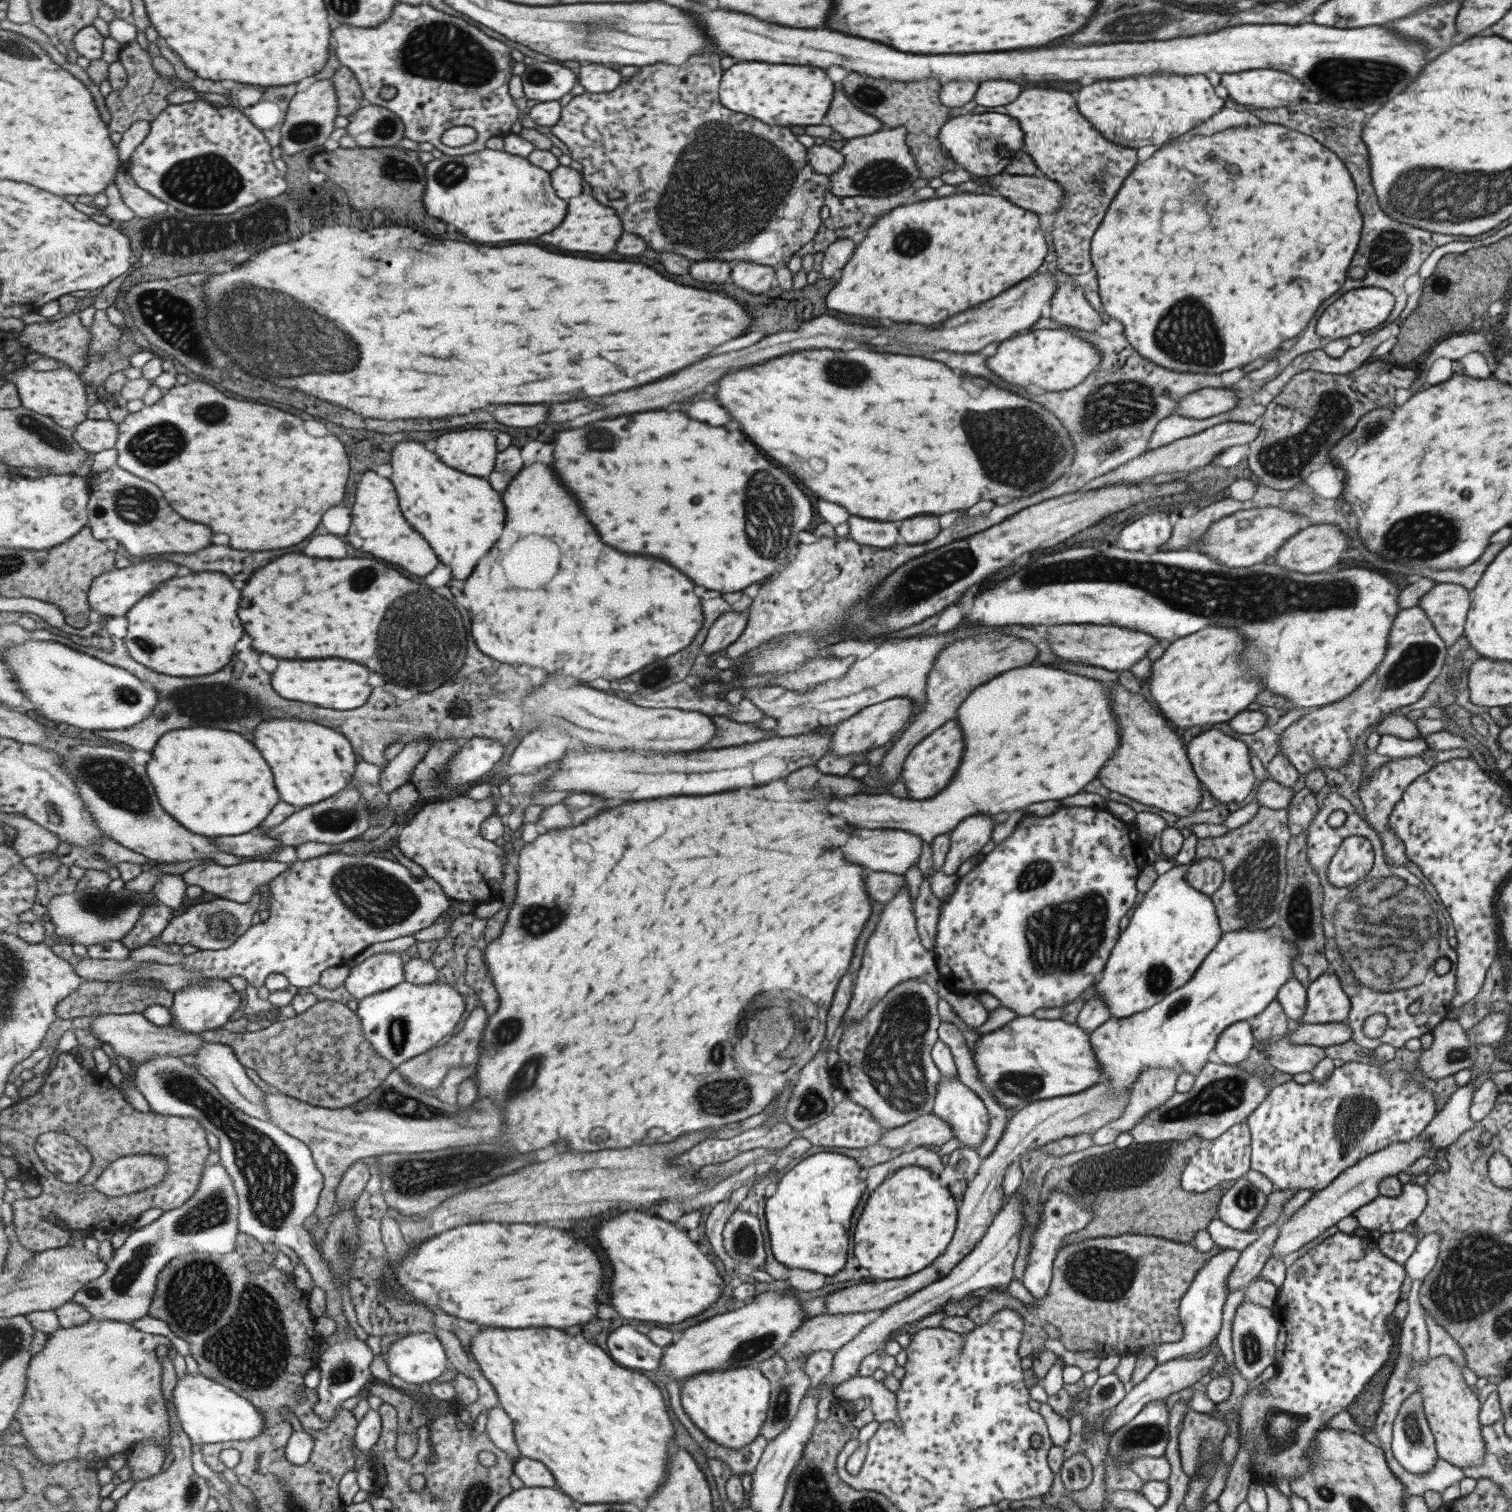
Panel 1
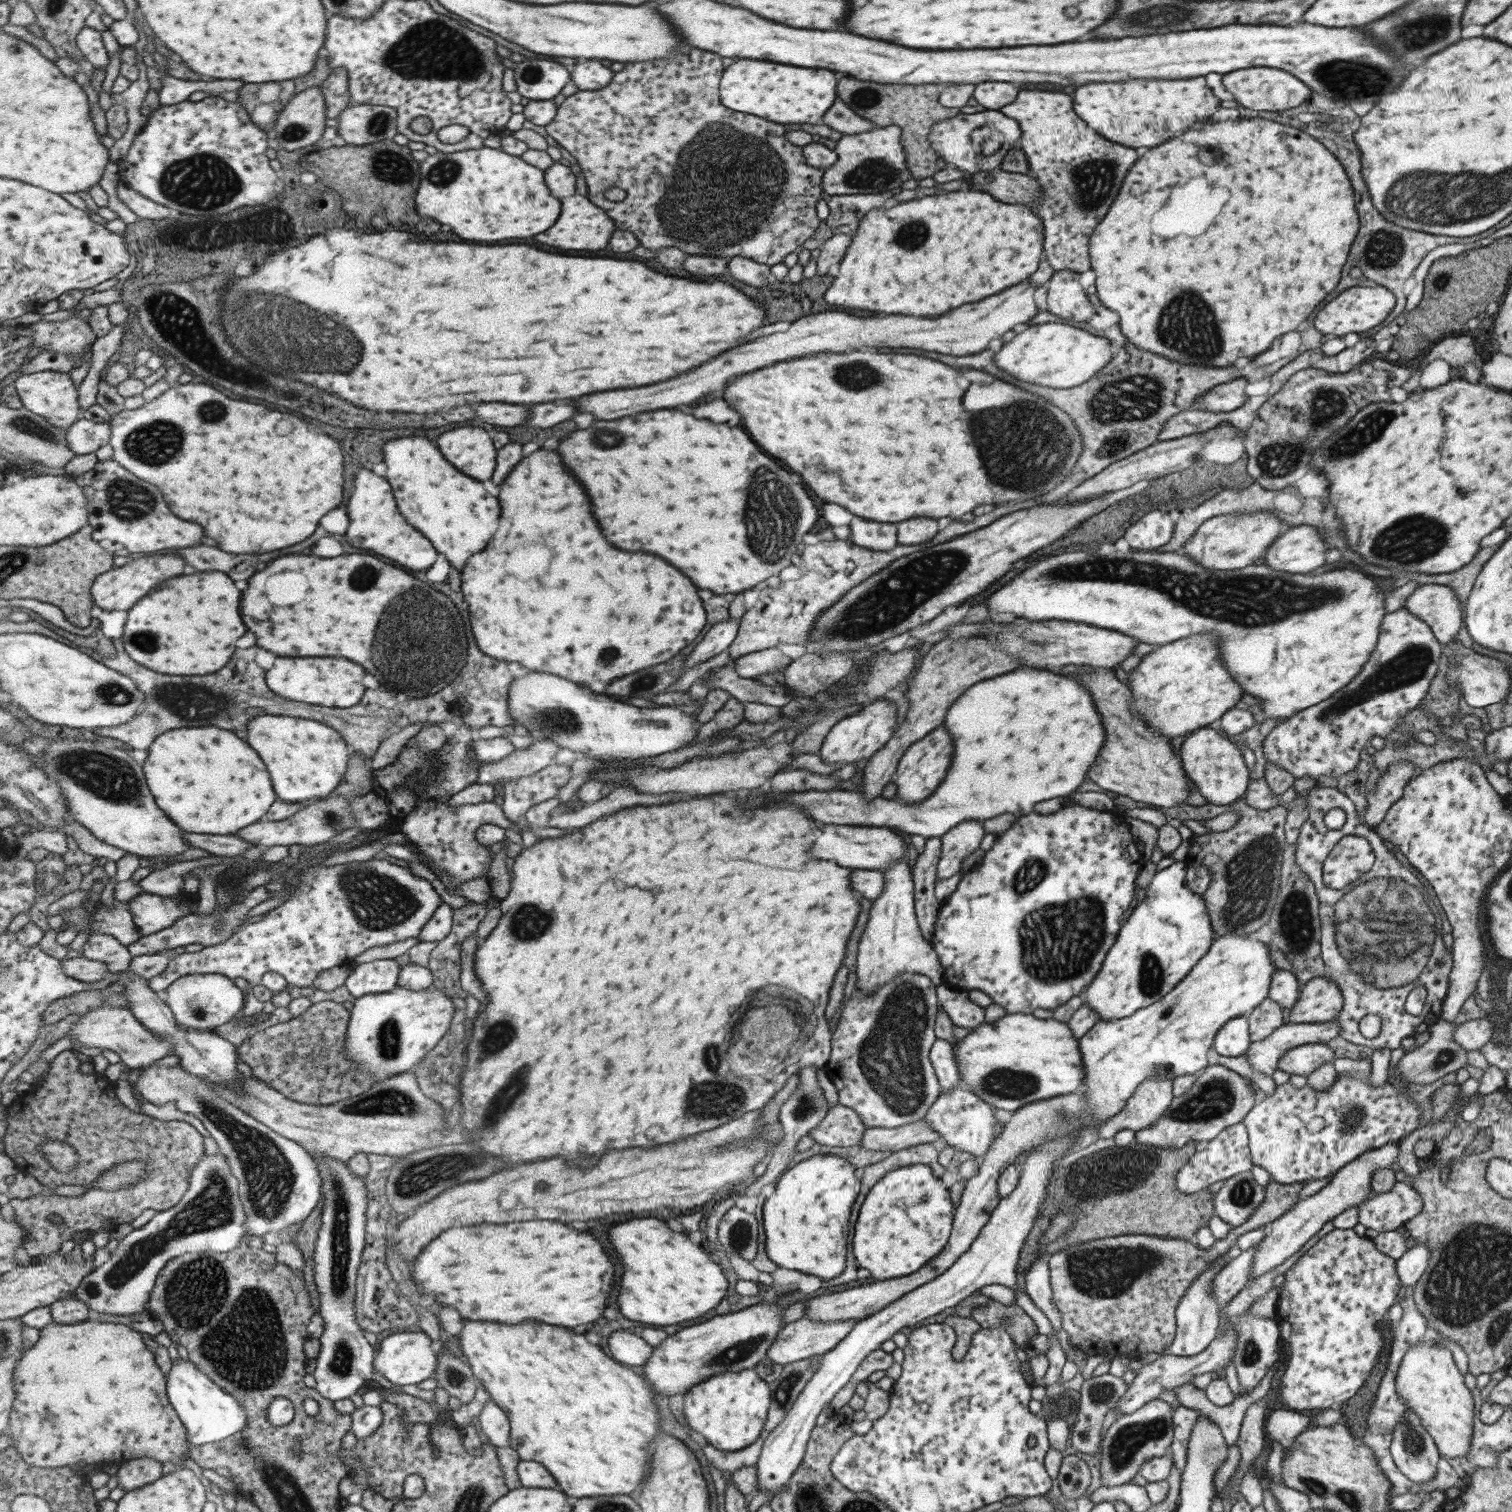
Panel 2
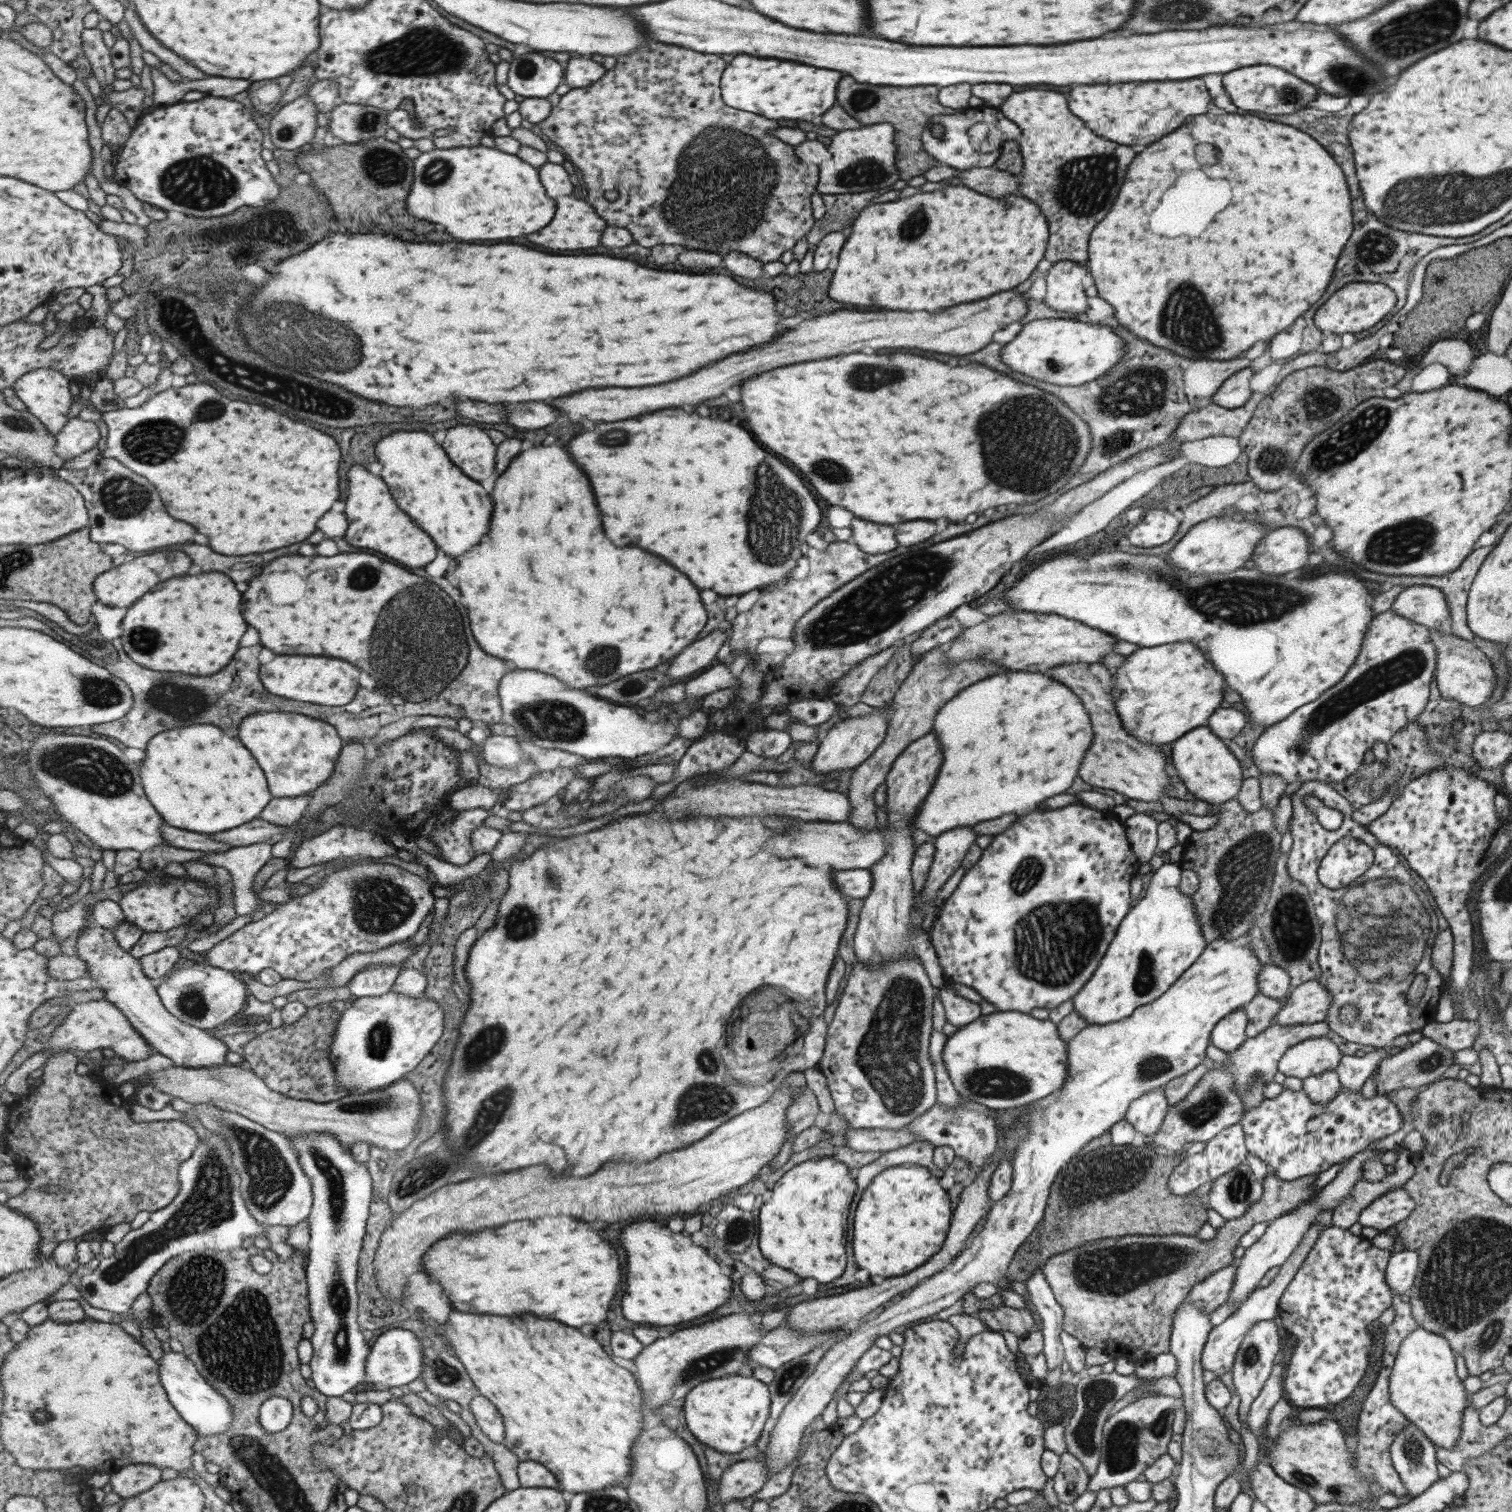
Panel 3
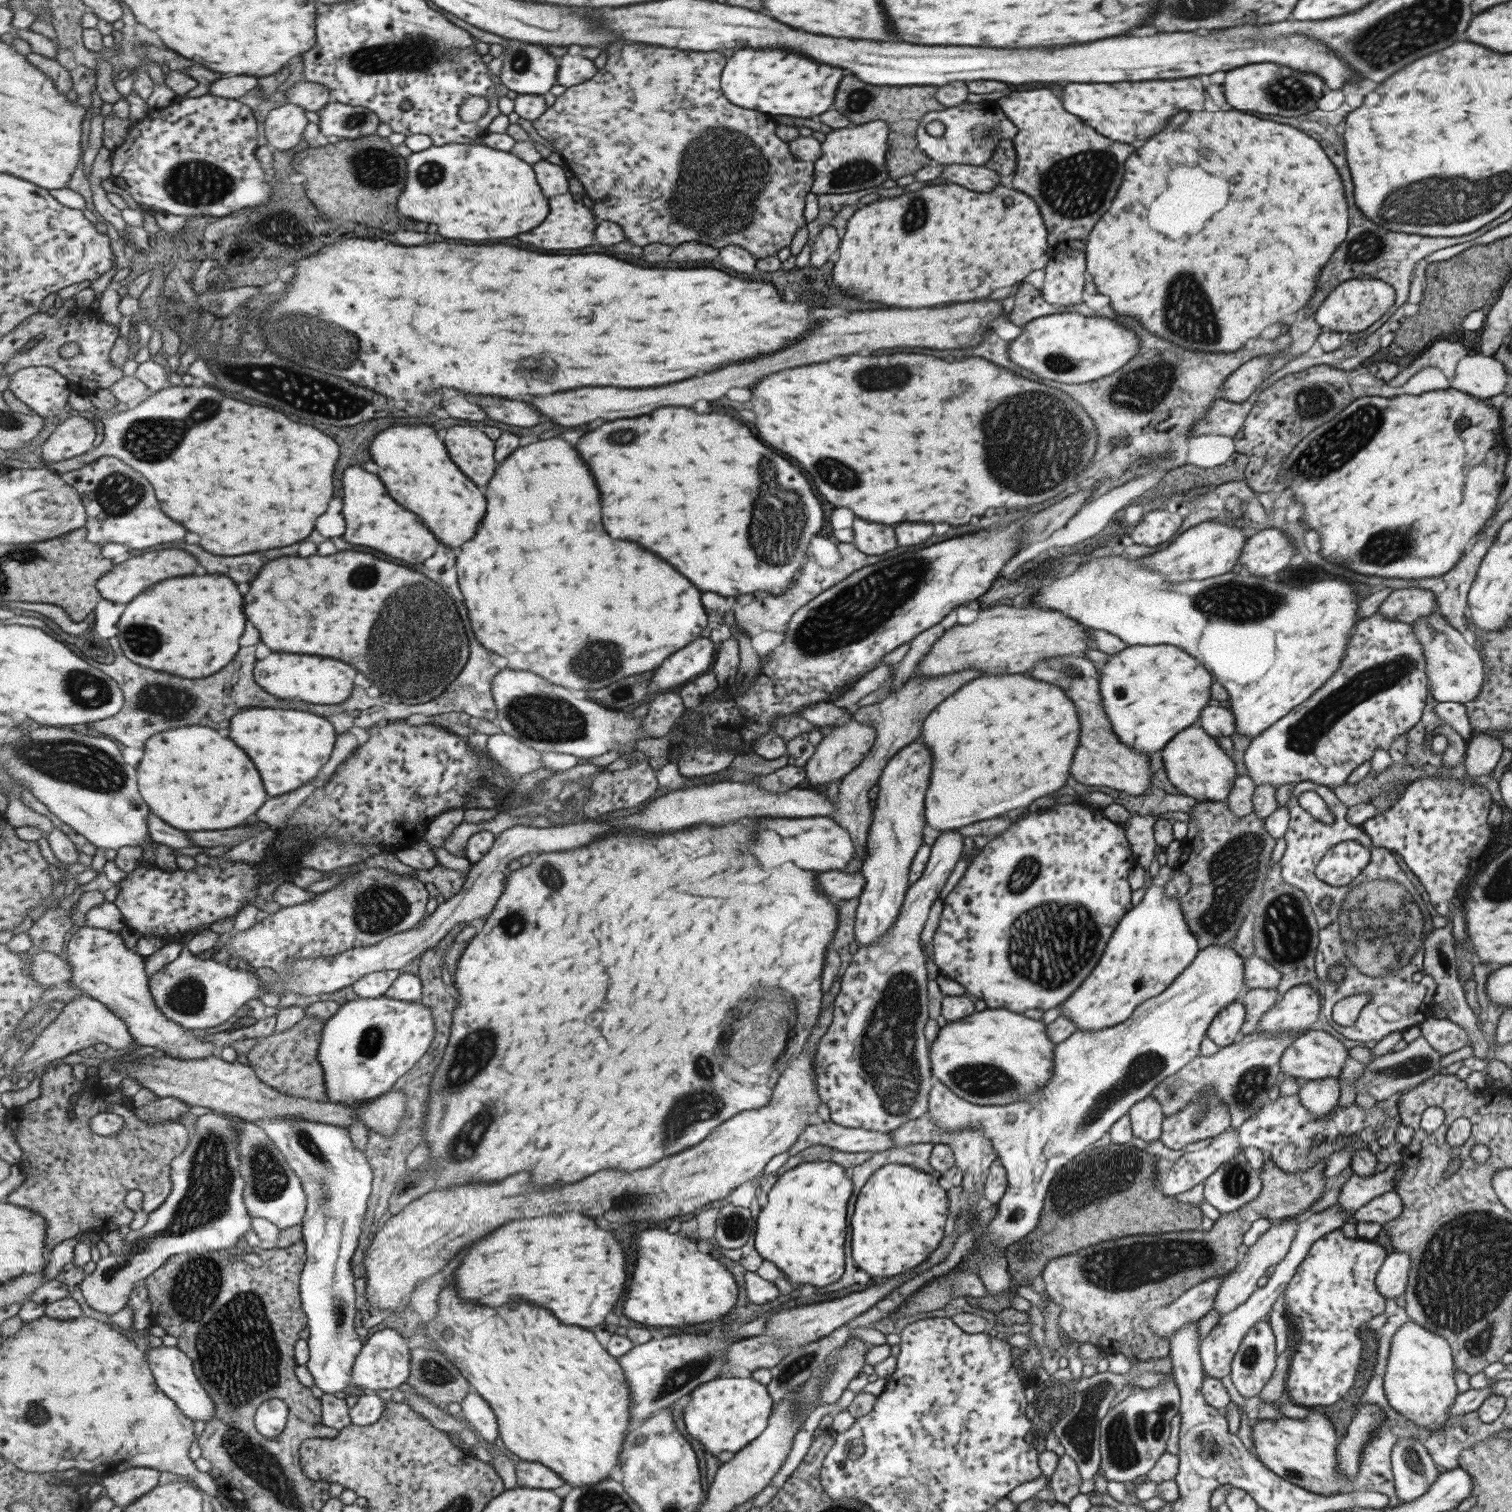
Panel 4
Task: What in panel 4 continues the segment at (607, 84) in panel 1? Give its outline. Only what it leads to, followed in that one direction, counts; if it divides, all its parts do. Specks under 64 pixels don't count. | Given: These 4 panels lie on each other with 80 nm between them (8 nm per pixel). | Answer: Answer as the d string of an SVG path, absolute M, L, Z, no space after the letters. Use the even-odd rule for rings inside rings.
M565 53L558 61L560 62L558 83L567 88L593 79L599 70L595 62L583 54L571 56Z

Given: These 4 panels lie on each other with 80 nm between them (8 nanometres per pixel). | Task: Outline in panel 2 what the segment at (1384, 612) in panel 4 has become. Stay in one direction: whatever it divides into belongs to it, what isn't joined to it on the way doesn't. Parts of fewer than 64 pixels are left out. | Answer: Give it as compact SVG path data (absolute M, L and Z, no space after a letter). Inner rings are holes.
M1419 585L1402 608L1422 620L1441 646L1456 640L1458 628L1463 625L1463 606L1447 586Z

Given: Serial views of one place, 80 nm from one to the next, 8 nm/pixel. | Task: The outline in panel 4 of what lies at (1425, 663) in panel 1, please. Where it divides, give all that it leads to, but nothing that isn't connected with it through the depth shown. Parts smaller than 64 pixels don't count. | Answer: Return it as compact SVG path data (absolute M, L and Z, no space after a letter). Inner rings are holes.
M1373 613L1371 616L1360 618L1360 620L1352 626L1351 636L1349 636L1349 642L1347 642L1347 648L1345 648L1345 656L1343 656L1341 666L1337 668L1337 672L1331 674L1331 678L1329 678L1327 682L1321 684L1317 690L1314 690L1313 694L1311 694L1305 702L1301 702L1301 705L1295 706L1295 708L1289 710L1289 713L1285 714L1285 717L1279 718L1279 720L1276 720L1271 726L1268 726L1263 732L1260 732L1256 737L1253 737L1250 740L1247 749L1244 750L1242 755L1243 766L1245 766L1245 770L1247 771L1246 776L1253 781L1255 787L1263 784L1280 786L1308 781L1333 789L1336 786L1343 784L1350 773L1363 764L1363 762L1367 762L1375 750L1380 748L1381 750L1387 751L1395 738L1400 736L1400 734L1406 733L1409 728L1419 720L1423 707L1425 706L1427 694L1425 655L1423 655L1421 645L1417 643L1417 639L1415 639L1415 635L1413 635L1410 623L1387 620L1378 613Z

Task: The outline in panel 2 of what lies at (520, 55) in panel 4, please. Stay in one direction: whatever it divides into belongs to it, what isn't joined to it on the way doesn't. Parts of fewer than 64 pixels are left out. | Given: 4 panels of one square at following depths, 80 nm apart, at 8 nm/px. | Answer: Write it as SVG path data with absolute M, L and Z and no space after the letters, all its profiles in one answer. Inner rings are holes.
M525 58L514 69L516 90L532 100L551 100L562 94L563 88L572 80L571 71L553 60Z

